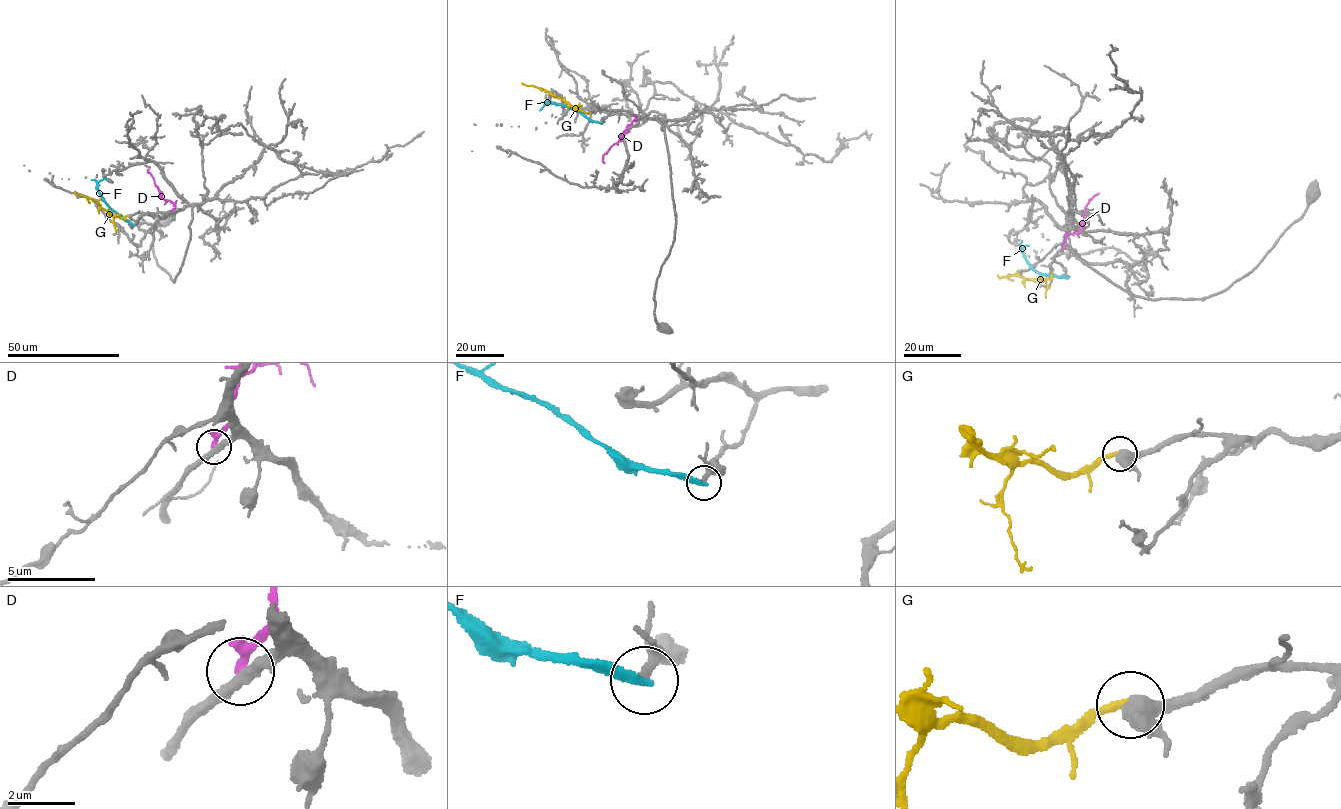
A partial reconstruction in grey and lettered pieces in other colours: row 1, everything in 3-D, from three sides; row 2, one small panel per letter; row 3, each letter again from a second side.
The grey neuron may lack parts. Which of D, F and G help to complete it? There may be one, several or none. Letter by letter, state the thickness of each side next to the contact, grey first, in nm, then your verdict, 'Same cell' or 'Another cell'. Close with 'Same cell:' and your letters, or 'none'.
D: Thickness 320 nm (grey) against 360 nm. Another cell
F: Thickness 160 nm (grey) against 240 nm. Another cell
G: Thickness 480 nm (grey) against 260 nm. Same cell
Same cell: G

